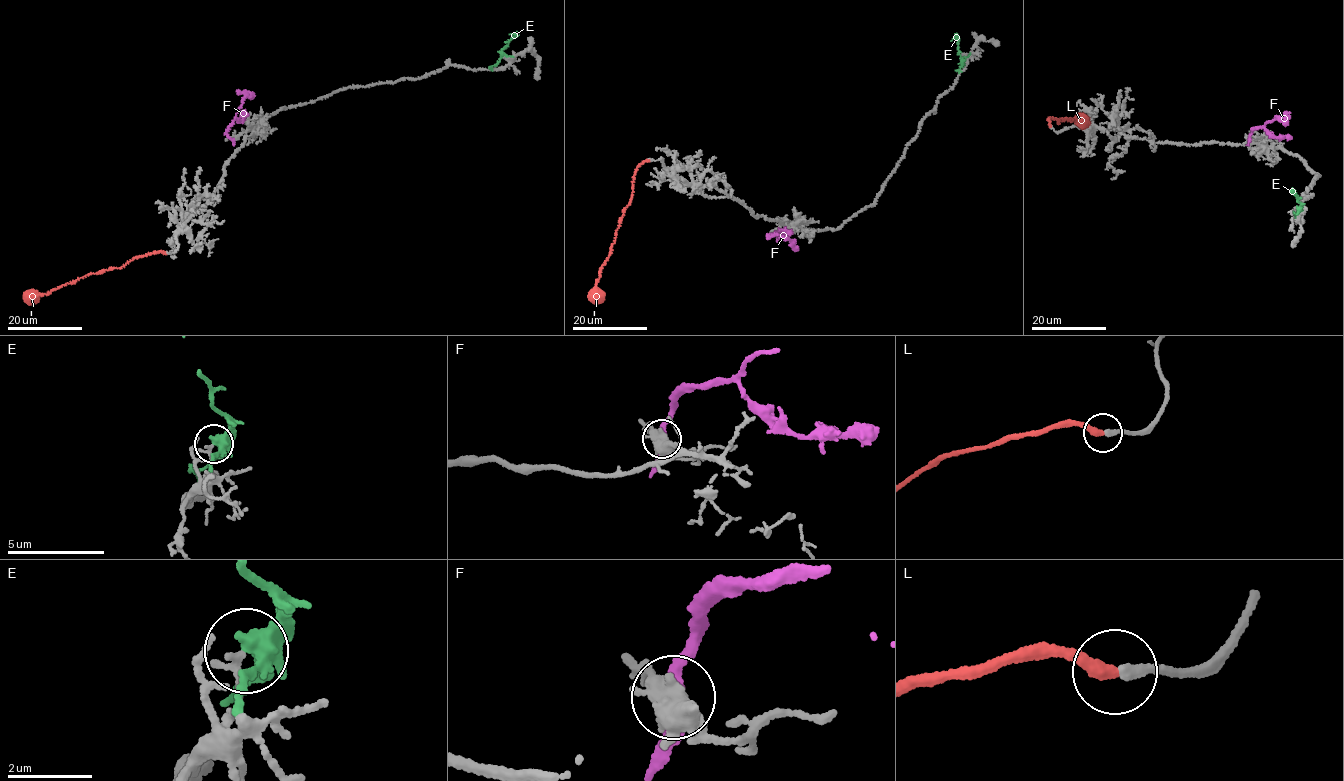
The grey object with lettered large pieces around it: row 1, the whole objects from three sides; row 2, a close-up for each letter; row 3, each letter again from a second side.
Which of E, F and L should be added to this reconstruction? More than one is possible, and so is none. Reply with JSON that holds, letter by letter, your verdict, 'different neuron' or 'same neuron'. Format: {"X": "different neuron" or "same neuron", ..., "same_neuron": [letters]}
{"E": "different neuron", "F": "different neuron", "L": "different neuron", "same_neuron": []}

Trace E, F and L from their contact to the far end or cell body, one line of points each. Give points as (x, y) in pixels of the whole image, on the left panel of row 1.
E: (503, 54), (503, 48), (516, 34), (509, 33)
F: (231, 138), (227, 131), (244, 93), (236, 90)
L: (165, 253), (149, 253), (119, 267), (92, 272), (37, 296), (33, 300), (26, 297)

